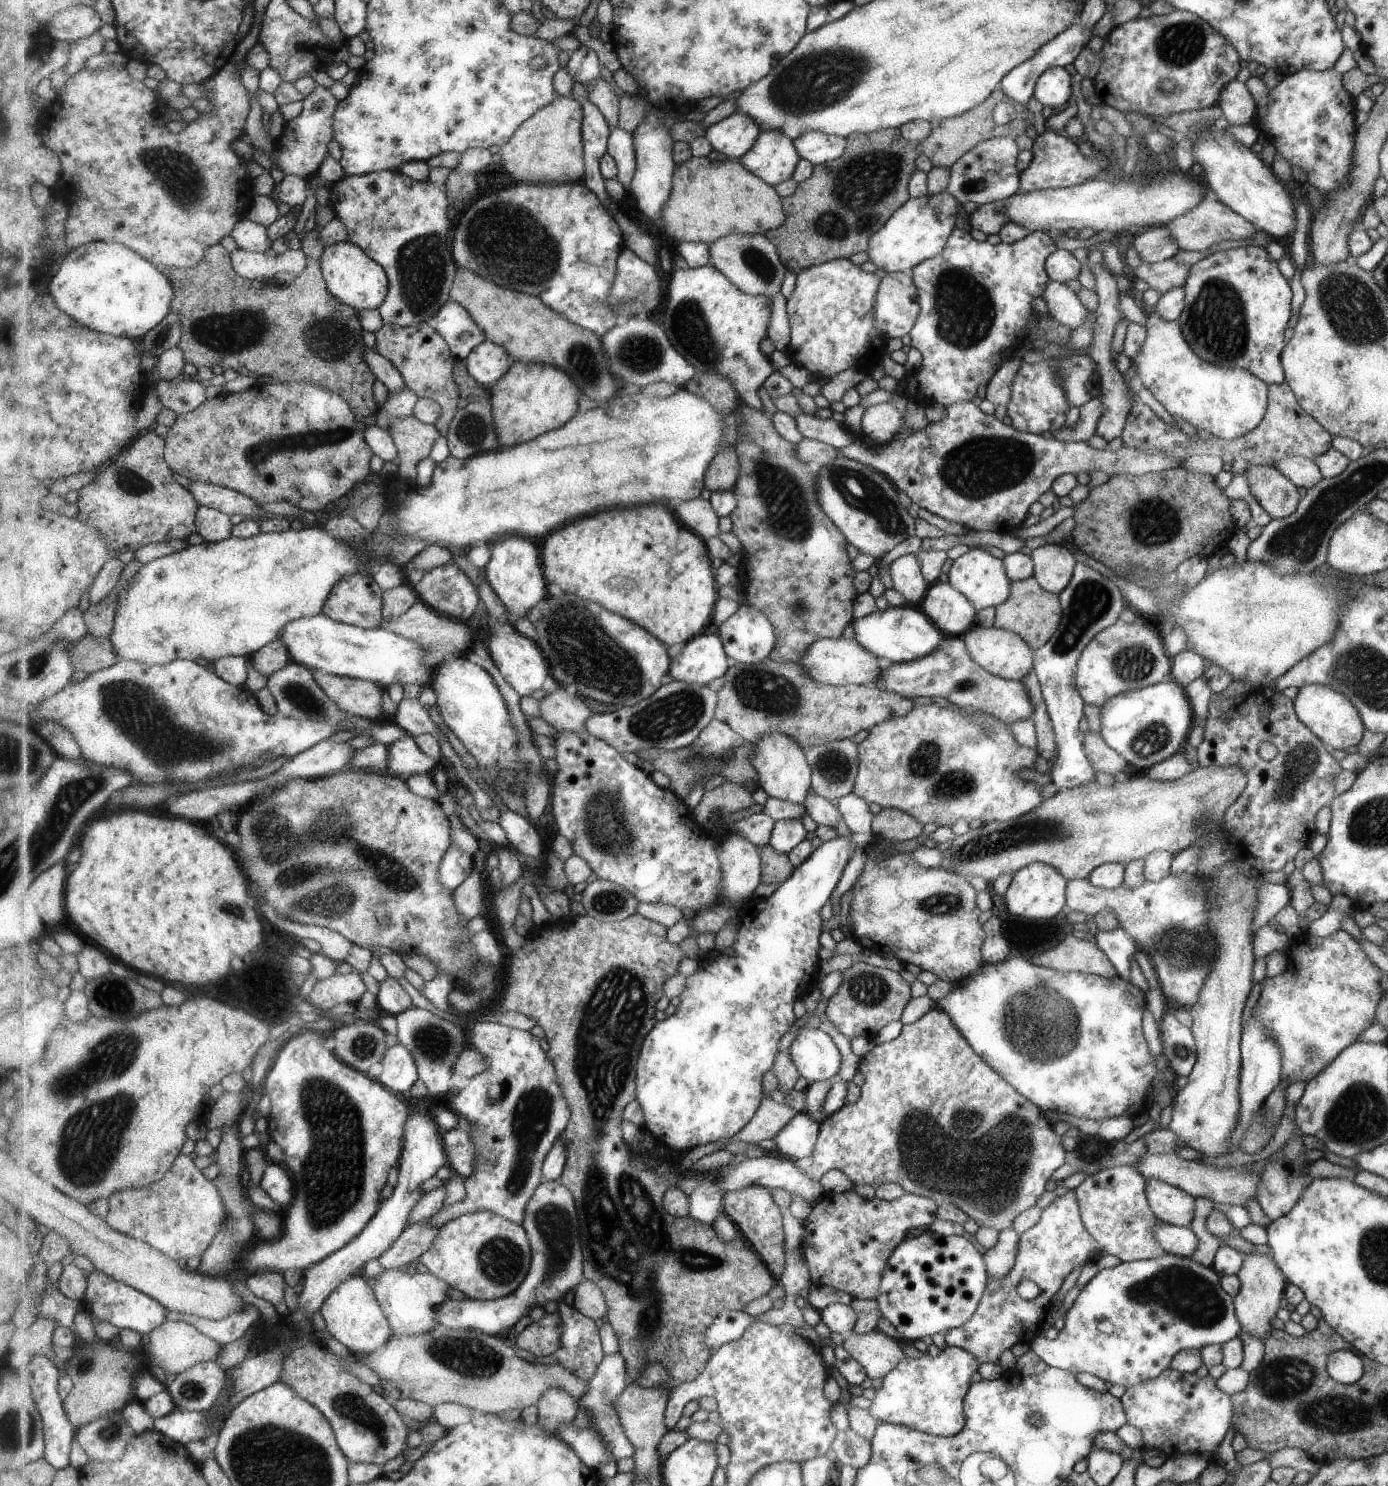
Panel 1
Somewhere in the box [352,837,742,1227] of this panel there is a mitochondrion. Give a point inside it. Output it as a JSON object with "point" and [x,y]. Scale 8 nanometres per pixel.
{"point":[531,1115]}

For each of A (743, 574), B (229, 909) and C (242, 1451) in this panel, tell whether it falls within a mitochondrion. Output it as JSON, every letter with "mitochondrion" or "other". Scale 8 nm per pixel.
{"A":"other","B":"mitochondrion","C":"mitochondrion"}

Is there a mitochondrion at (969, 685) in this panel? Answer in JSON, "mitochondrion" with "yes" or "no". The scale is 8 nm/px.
{"mitochondrion":"yes"}

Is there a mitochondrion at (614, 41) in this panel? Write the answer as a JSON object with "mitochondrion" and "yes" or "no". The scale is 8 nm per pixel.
{"mitochondrion":"no"}

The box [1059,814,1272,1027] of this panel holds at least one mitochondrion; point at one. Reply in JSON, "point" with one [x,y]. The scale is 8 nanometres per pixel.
{"point":[1183,950]}

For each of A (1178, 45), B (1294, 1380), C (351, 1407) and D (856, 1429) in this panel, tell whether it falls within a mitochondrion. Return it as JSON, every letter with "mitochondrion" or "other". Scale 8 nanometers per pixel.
{"A":"mitochondrion","B":"mitochondrion","C":"mitochondrion","D":"other"}

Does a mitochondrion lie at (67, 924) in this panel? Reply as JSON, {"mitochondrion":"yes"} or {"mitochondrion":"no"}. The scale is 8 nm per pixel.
{"mitochondrion":"no"}

